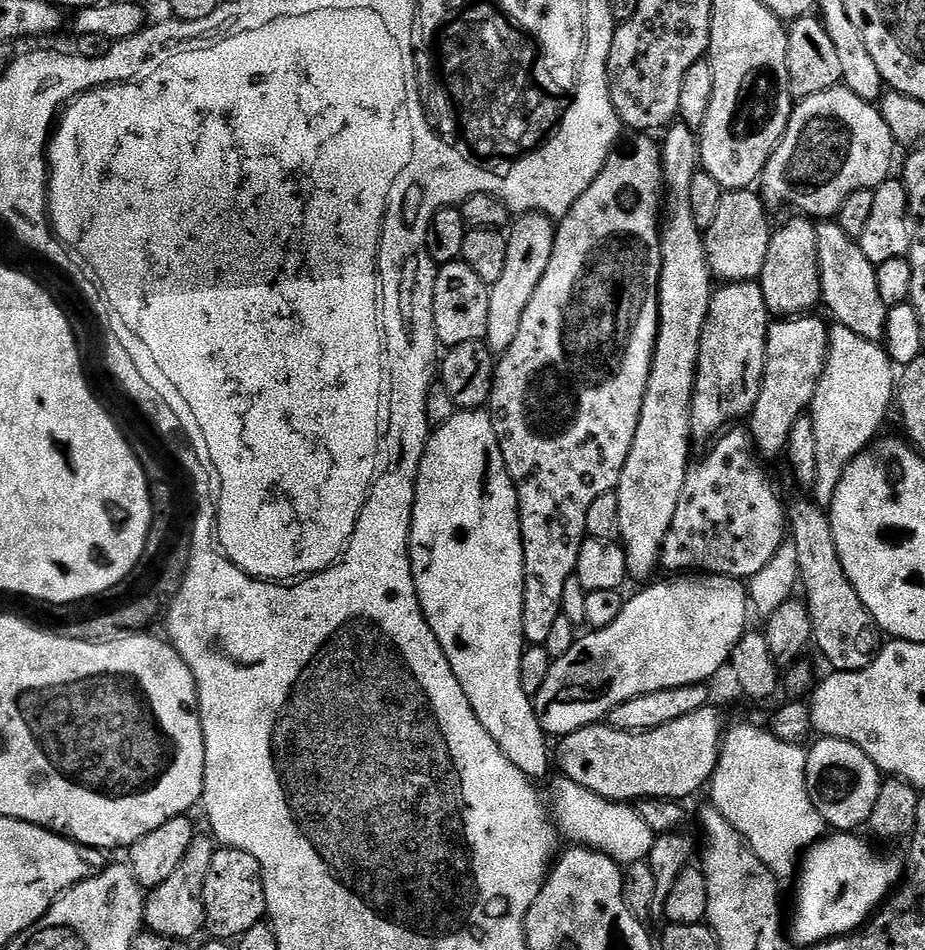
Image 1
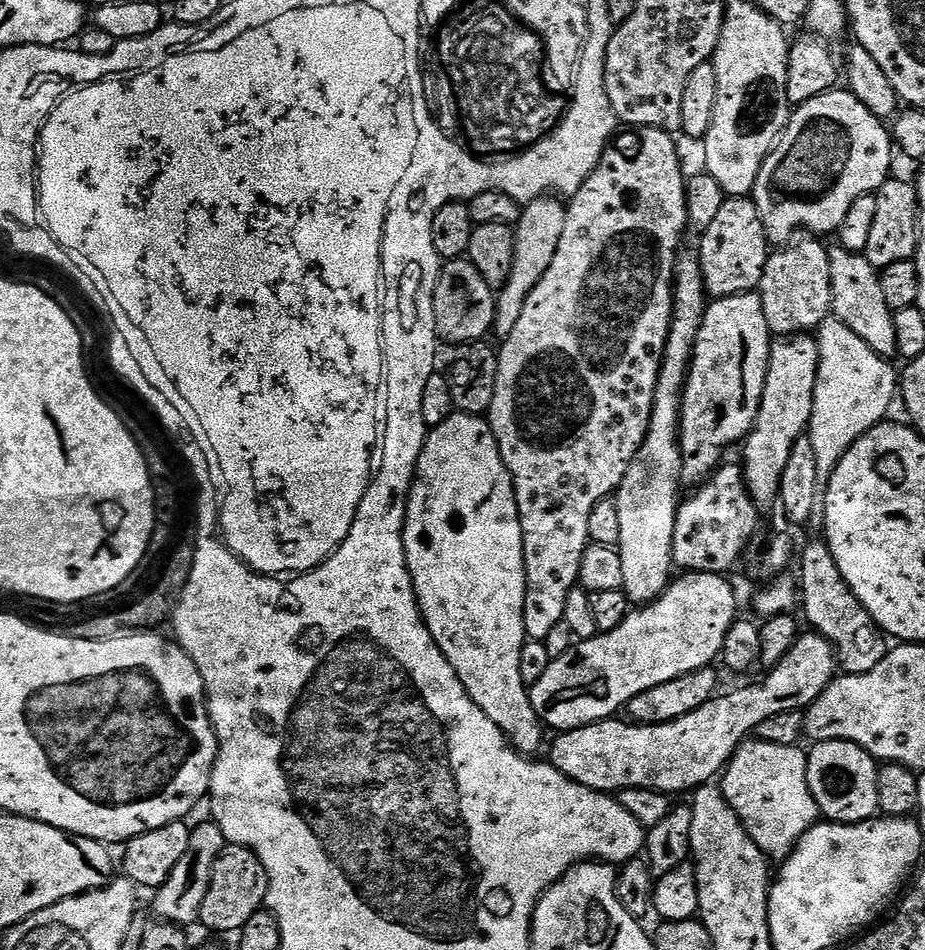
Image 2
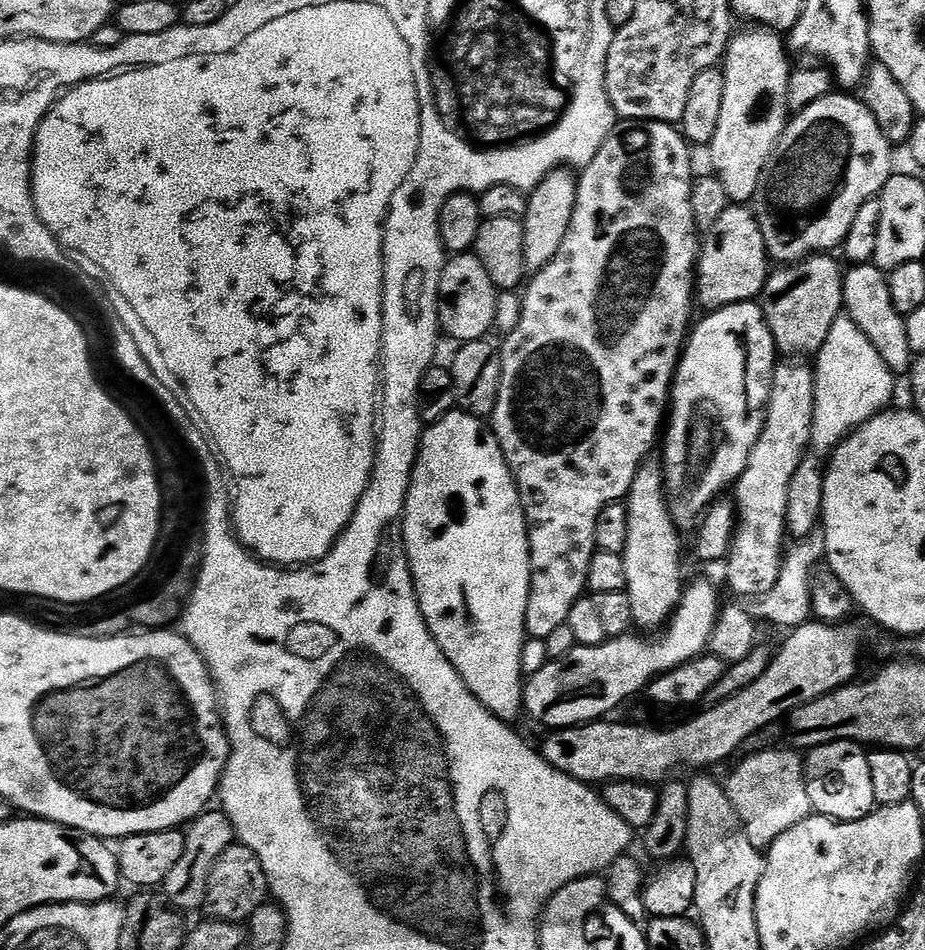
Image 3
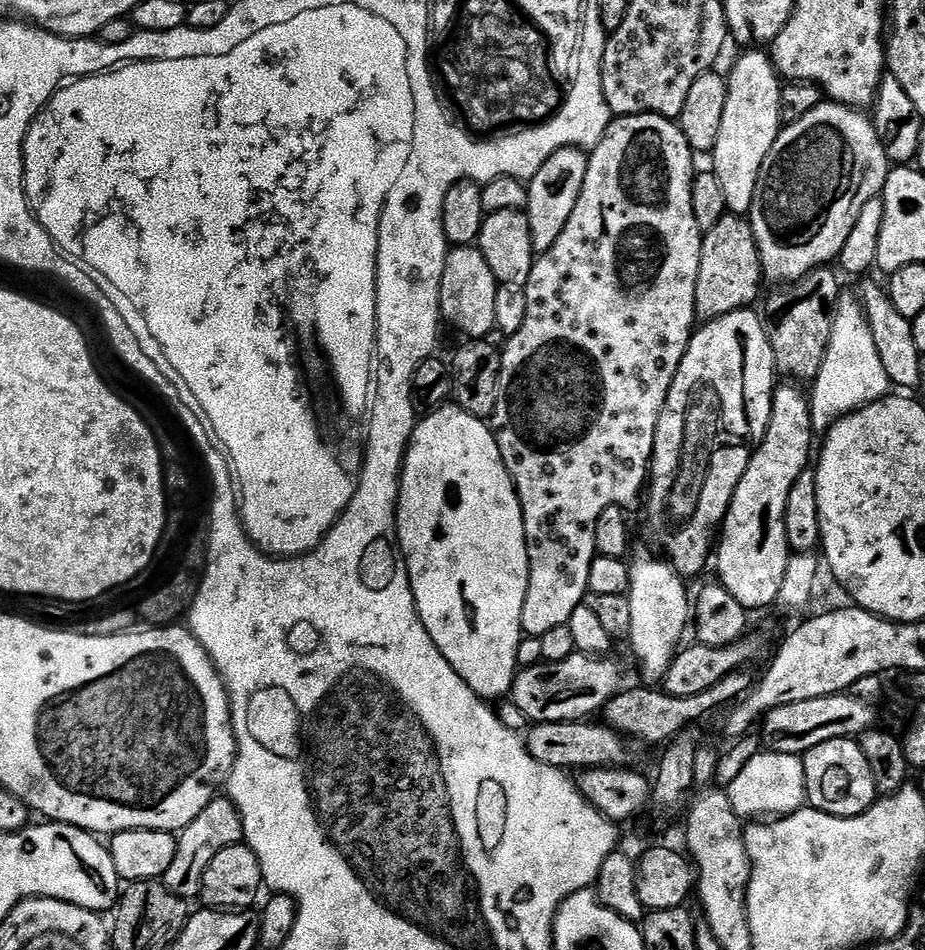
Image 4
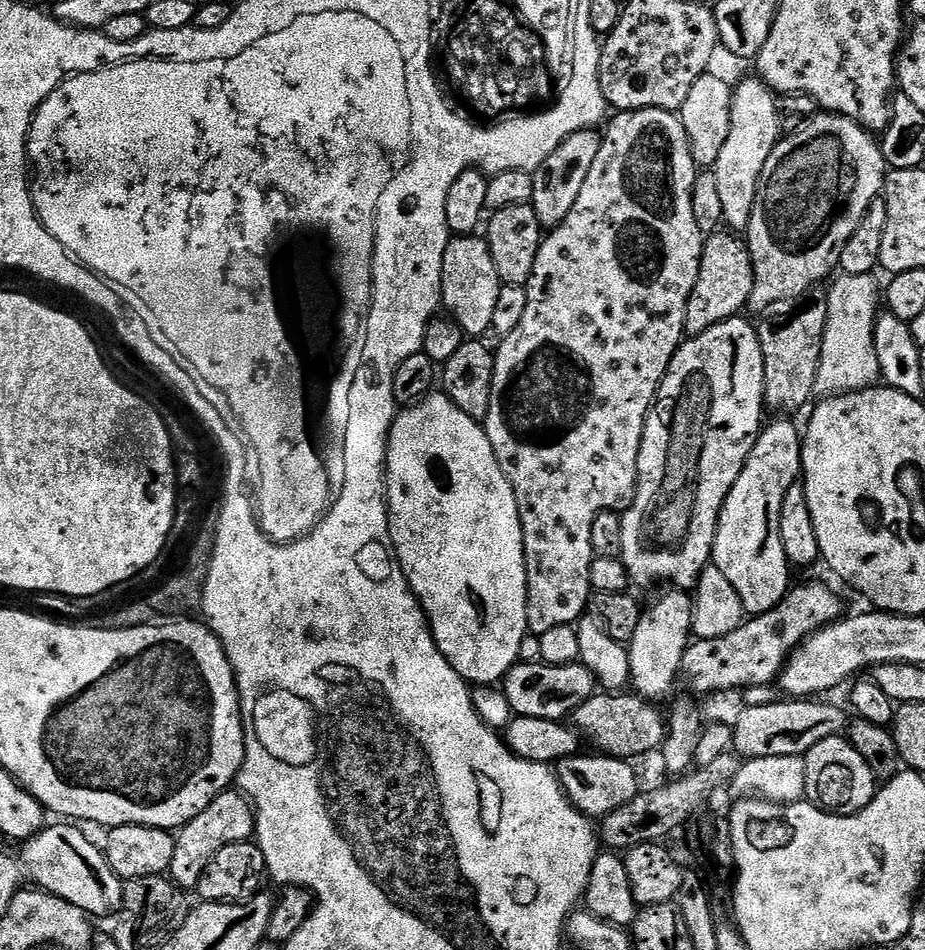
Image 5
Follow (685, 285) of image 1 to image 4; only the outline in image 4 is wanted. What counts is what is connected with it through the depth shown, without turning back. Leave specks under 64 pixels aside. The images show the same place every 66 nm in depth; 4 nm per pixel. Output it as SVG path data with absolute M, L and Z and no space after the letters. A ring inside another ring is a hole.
M644 556L641 560L631 561L628 573L630 586L627 598L630 602L630 634L627 643L632 643L632 652L640 663L640 676L645 685L656 686L663 681L664 675L674 662L676 653L682 647L680 639L690 628L690 596L685 577L672 569L667 559L651 560Z

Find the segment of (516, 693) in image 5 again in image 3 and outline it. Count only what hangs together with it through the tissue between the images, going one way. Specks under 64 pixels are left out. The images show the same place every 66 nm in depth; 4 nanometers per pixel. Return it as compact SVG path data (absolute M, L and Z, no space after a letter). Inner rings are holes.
M696 580L692 585L683 589L680 602L676 605L676 611L672 613L664 634L654 640L643 640L640 634L626 636L614 636L605 639L598 645L577 646L557 660L549 659L542 666L542 670L529 675L524 685L524 707L540 724L545 724L545 729L575 728L577 724L591 724L599 721L607 712L612 712L623 700L631 698L635 692L643 693L648 683L663 672L674 670L682 666L682 662L693 660L695 656L705 655L708 647L708 639L712 636L716 617L719 616L722 607L722 599L716 593L716 588L708 580Z

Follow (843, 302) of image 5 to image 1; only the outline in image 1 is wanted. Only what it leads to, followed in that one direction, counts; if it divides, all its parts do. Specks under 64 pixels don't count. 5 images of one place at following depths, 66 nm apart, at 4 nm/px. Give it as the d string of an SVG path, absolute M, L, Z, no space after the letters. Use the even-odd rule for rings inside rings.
M841 324L829 327L828 361L810 409L814 439L818 441L818 474L814 485L817 504L831 505L834 490L838 490L838 482L850 461L881 435L880 427L888 416L888 407L891 404L893 407L897 388L897 369L877 341L858 338L854 330L846 330Z

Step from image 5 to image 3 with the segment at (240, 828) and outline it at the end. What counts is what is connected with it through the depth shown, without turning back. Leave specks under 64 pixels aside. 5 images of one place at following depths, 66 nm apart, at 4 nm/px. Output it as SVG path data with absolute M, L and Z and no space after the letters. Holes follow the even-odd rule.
M205 810L187 825L184 832L184 849L182 858L174 865L174 870L165 878L162 885L162 896L171 907L179 910L181 913L189 914L197 908L204 907L204 895L208 889L208 879L210 870L214 862L231 846L234 842L234 833L232 823L223 811Z

